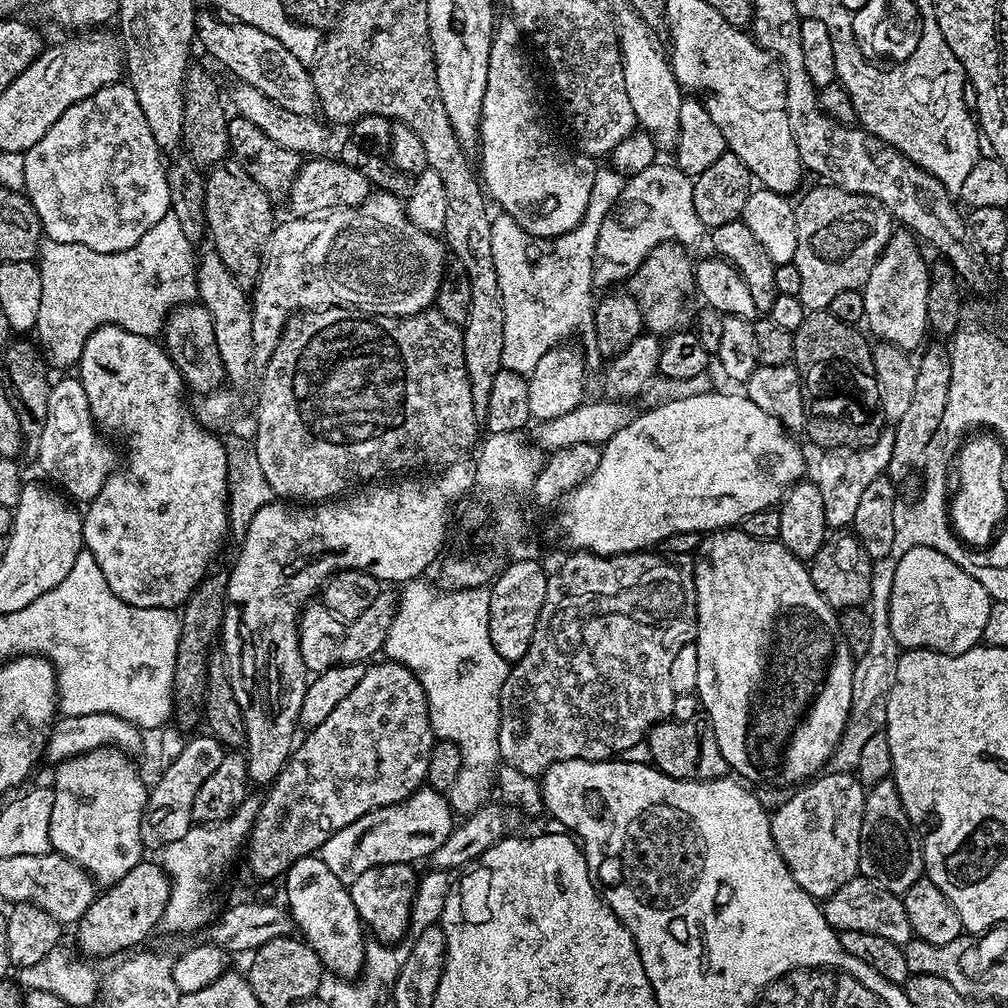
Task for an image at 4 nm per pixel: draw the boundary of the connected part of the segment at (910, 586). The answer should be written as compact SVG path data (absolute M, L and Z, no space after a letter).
M926 546L908 548L895 561L890 573L890 634L894 634L904 650L928 648L932 652L957 656L984 640L993 603L986 586L966 574L966 570L954 566L946 554Z

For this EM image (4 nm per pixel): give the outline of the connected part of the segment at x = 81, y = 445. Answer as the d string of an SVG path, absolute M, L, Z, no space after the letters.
M79 379L60 380L51 385L48 390L48 405L46 406L46 426L42 429L40 444L34 449L34 456L40 459L40 468L49 476L47 479L60 492L67 494L73 501L87 502L93 500L106 482L106 478L117 467L116 452L103 440L90 414L90 406L86 402L86 390L82 390Z

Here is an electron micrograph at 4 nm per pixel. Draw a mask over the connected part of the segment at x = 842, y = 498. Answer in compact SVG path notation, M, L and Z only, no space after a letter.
M891 430L881 432L879 438L865 448L826 448L819 453L816 465L813 468L811 465L810 476L822 493L822 506L826 508L829 529L844 530L851 525L866 486L870 486L874 478L887 473L890 454L894 454L894 434Z

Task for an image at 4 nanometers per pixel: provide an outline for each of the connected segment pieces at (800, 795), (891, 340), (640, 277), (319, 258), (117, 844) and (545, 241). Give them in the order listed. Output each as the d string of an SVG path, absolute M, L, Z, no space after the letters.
M828 770L809 779L793 792L796 793L789 800L787 797L780 807L771 813L774 846L778 846L778 854L782 854L790 874L794 874L794 882L798 882L798 886L811 896L826 898L859 873L866 788L853 773Z
M893 231L884 253L878 258L878 262L874 262L874 270L870 270L870 278L866 278L862 289L866 302L864 320L868 324L867 331L873 337L876 335L877 341L905 350L918 347L923 342L924 335L929 335L930 332L926 314L930 264L929 261L924 261L924 256L916 249L915 243L917 241L912 232Z
M659 244L630 277L631 294L640 303L644 326L649 333L667 334L683 329L687 320L689 323L687 296L694 288L694 264L684 252L687 251L678 244Z
M376 190L353 208L333 208L319 216L288 218L285 224L277 223L270 238L264 243L260 274L250 292L255 363L260 366L267 364L280 340L284 325L297 310L337 307L370 316L412 316L424 313L435 305L438 290L445 283L444 256L445 241L439 235L424 232L412 224L401 197L391 192Z
M95 748L83 752L73 760L62 760L55 765L50 787L54 794L54 810L50 810L50 842L52 851L59 852L82 867L97 885L117 884L134 866L145 859L146 849L142 842L142 814L150 791L142 777L136 773L129 757L119 748Z
M611 166L601 167L594 178L590 202L586 206L584 217L578 222L578 226L574 226L574 230L561 236L532 236L526 230L522 230L522 226L514 222L514 218L503 214L492 216L490 246L494 254L494 270L498 274L498 286L506 314L506 326L502 334L502 362L510 371L531 374L534 366L538 366L538 358L542 358L542 354L567 341L564 340L567 336L574 335L583 324L585 327L591 321L594 307L592 263L596 261L598 230L602 230L602 218L606 218L618 194L622 194L625 183L625 177Z

